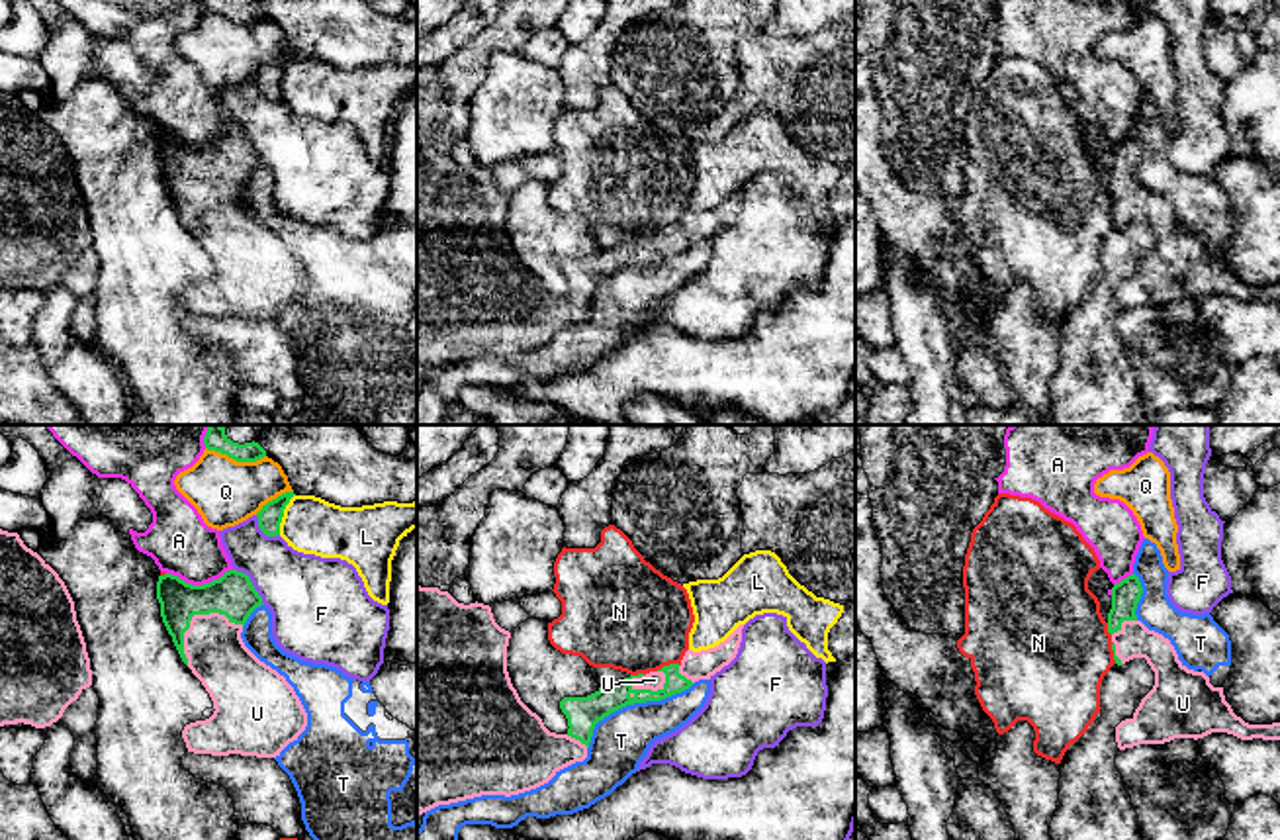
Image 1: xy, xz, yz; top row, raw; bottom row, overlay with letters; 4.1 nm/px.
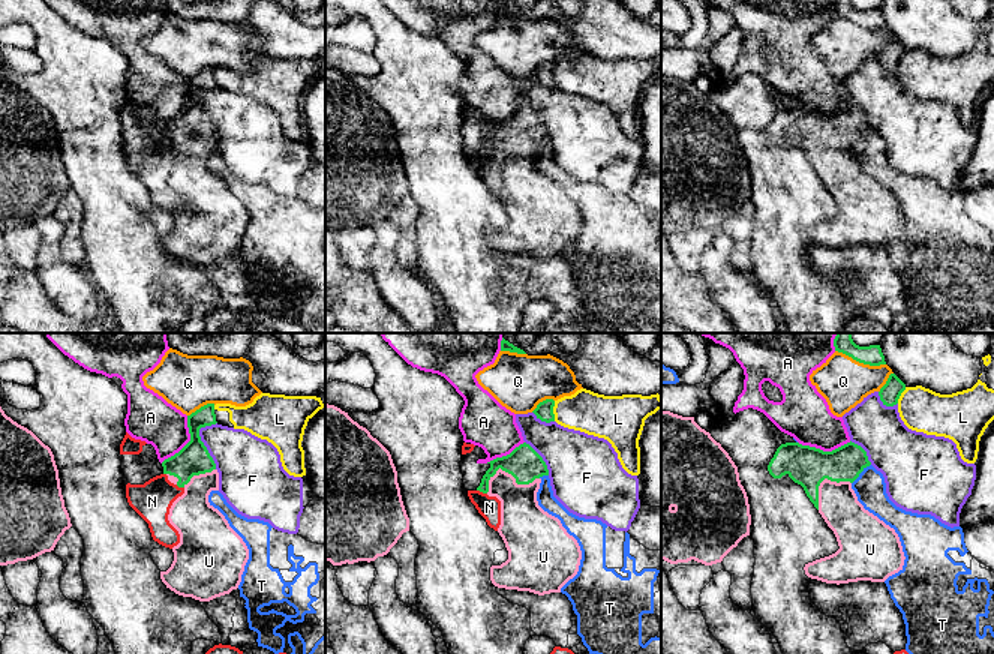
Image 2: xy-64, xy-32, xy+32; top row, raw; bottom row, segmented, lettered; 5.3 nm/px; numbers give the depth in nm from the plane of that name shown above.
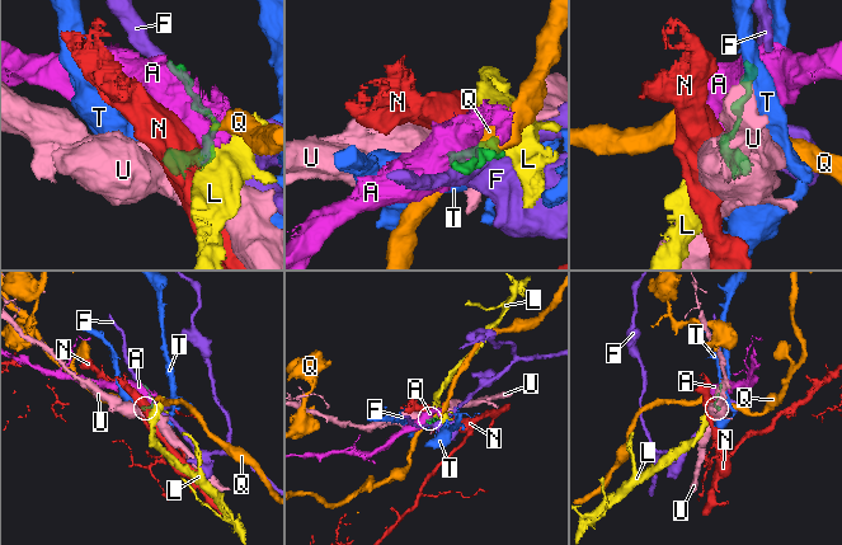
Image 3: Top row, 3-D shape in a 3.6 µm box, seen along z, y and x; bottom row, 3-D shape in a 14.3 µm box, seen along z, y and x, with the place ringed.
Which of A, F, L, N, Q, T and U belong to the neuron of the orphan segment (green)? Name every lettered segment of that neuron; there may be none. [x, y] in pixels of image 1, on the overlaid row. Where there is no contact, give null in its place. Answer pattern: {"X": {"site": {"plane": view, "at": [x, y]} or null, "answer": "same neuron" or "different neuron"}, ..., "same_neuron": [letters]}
{"A": {"site": {"plane": "xy", "at": [198, 586]}, "answer": "different neuron"}, "F": {"site": {"plane": "xy", "at": [251, 584]}, "answer": "different neuron"}, "L": {"site": {"plane": "xy", "at": [282, 513]}, "answer": "different neuron"}, "N": {"site": {"plane": "xz", "at": [670, 664]}, "answer": "different neuron"}, "Q": {"site": {"plane": "xy", "at": [235, 459]}, "answer": "different neuron"}, "T": {"site": {"plane": "xz", "at": [633, 703]}, "answer": "different neuron"}, "U": {"site": {"plane": "xy", "at": [194, 613]}, "answer": "same neuron"}, "same_neuron": ["U"]}

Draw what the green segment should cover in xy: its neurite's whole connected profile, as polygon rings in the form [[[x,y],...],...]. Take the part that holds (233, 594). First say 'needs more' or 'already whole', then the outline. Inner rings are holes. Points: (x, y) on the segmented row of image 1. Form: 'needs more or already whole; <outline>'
needs more; [[[229,570],[219,580],[192,585],[164,574],[157,582],[162,623],[182,662],[202,681],[213,701],[213,715],[184,726],[188,752],[211,756],[276,758],[305,730],[307,713],[294,687],[276,670],[260,662],[243,642],[241,632],[251,613],[264,605],[251,578]]]

